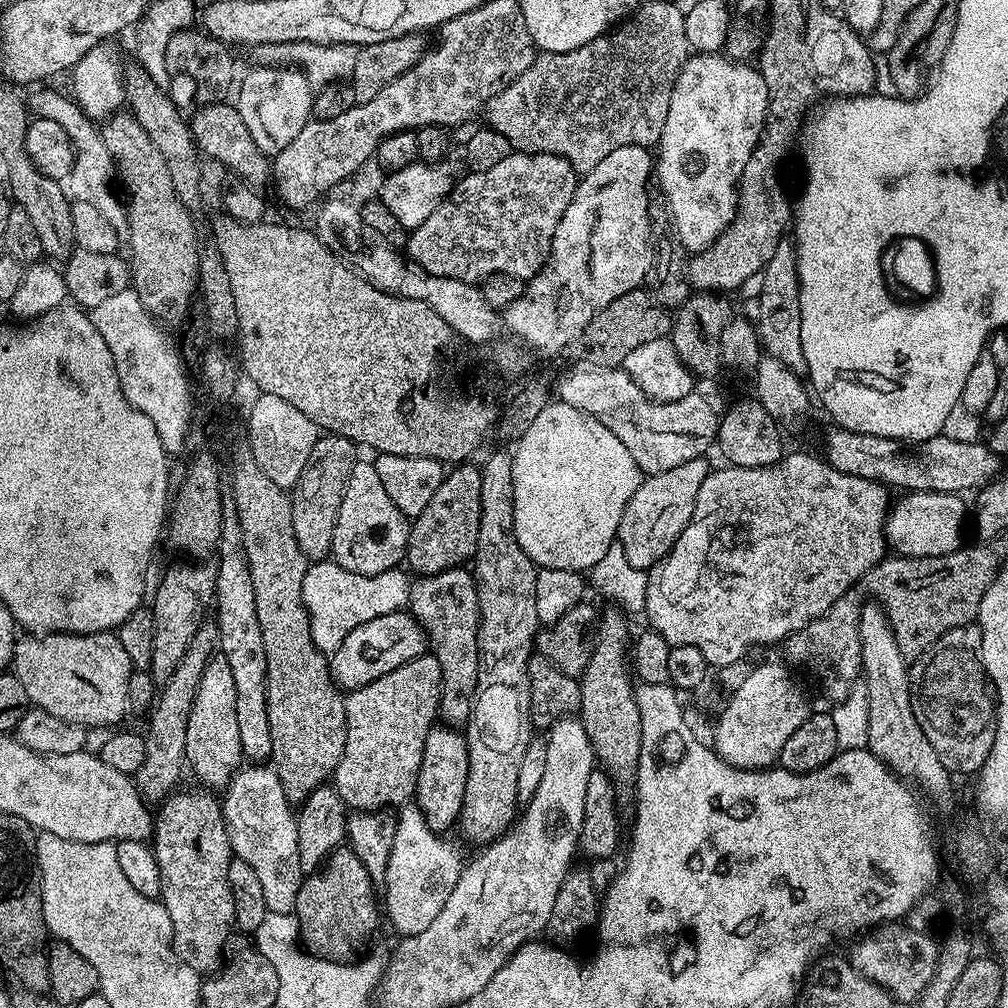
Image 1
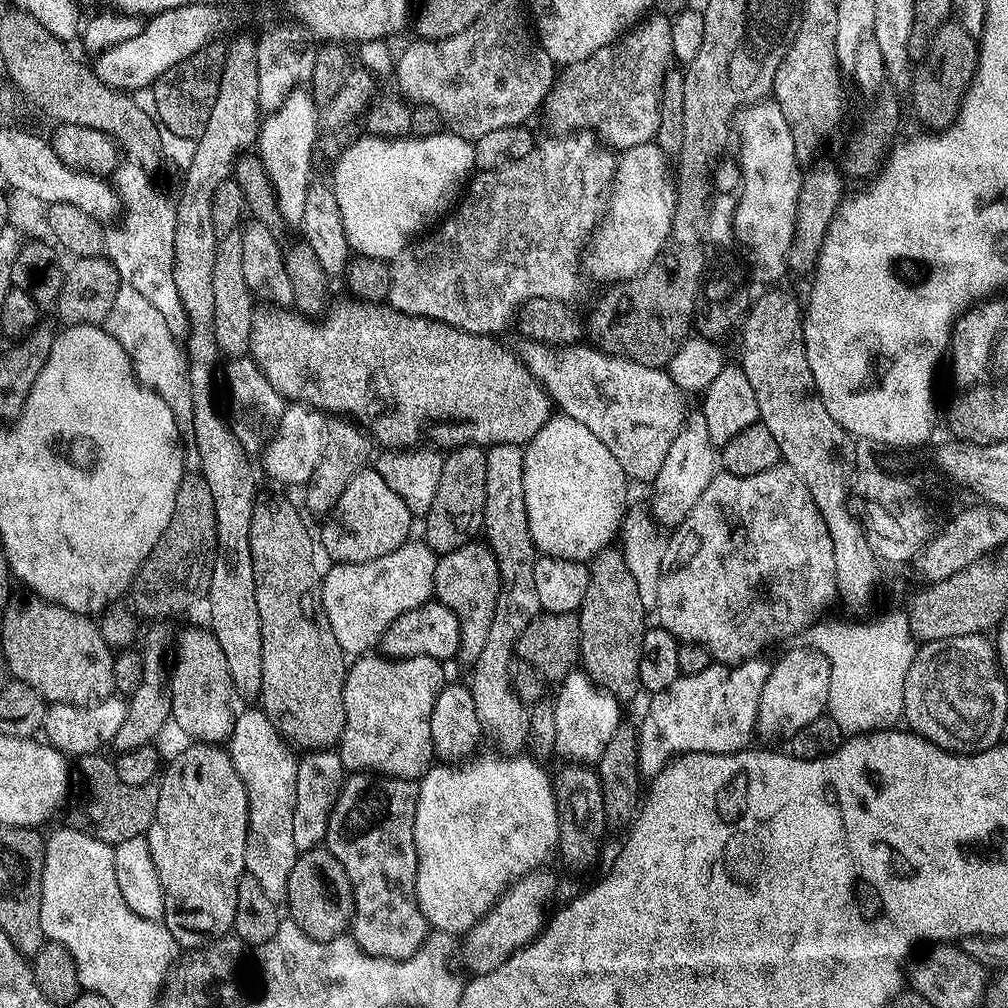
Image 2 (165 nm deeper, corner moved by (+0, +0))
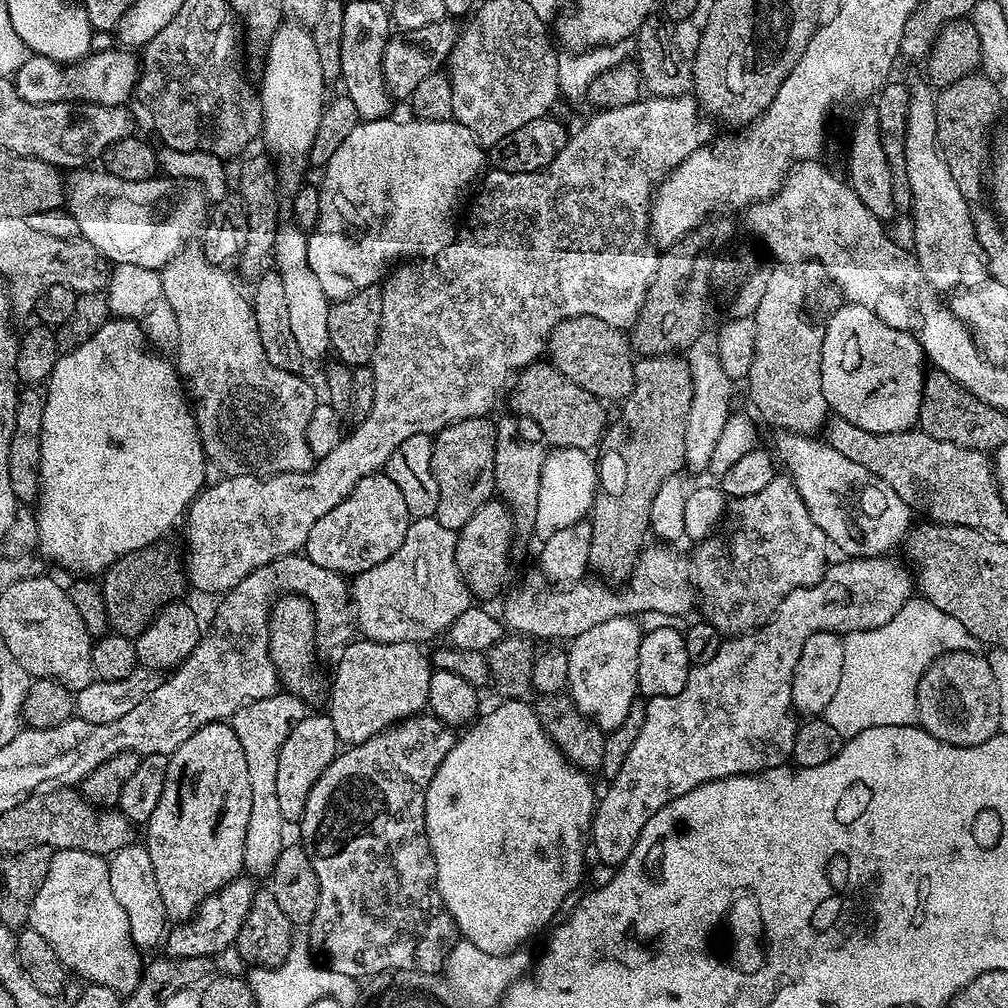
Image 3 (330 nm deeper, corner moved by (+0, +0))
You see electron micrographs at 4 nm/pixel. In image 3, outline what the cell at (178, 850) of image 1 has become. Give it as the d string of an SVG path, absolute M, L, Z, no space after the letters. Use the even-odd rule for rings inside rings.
M231 723L207 724L194 730L194 734L190 734L190 738L186 738L186 742L182 742L182 746L178 746L178 750L174 750L168 757L168 769L166 770L166 782L162 786L162 798L158 798L158 806L154 806L154 814L150 814L146 825L146 831L148 831L146 847L150 854L150 862L154 862L154 878L158 878L158 891L162 894L162 906L166 906L169 921L187 922L191 920L209 896L215 894L220 888L225 888L231 880L237 879L245 871L244 843L246 842L246 826L250 822L251 793L250 770L246 770L246 754L242 754L242 742L238 742L238 734L234 734Z

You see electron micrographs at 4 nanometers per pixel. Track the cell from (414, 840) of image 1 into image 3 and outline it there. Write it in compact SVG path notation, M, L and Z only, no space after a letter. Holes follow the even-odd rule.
M508 700L486 712L467 729L469 732L466 736L461 740L459 737L453 743L446 758L442 758L434 778L430 778L430 786L426 790L426 834L436 863L436 888L440 891L444 908L456 925L456 930L471 940L476 940L480 948L488 948L488 952L500 952L500 948L508 948L509 945L520 948L531 932L540 932L544 927L547 929L557 919L556 911L563 906L564 899L579 886L580 879L584 876L584 848L586 852L586 837L592 830L592 815L596 813L598 792L592 789L592 780L588 777L591 775L575 768L560 753L558 746L540 724L540 718L531 703Z

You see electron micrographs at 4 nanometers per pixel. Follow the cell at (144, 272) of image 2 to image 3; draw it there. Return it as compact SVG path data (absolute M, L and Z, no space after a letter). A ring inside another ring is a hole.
M200 246L188 247L188 286L166 286L166 302L174 310L174 318L178 318L178 342L174 349L174 363L181 381L186 385L186 392L194 401L196 428L200 431L200 440L204 444L204 454L221 468L224 476L277 476L287 472L310 472L314 467L314 457L306 442L306 426L310 422L310 414L314 414L318 397L316 392L303 380L303 375L286 370L278 370L278 366L270 364L266 350L262 350L262 338L258 338L258 322L252 313L252 301L247 295L240 293L240 288L227 276L225 269L219 264L209 264Z

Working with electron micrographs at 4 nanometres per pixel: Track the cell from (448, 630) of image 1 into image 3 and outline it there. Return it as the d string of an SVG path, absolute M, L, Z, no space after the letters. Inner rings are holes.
M499 498L490 499L482 506L478 506L470 522L466 522L466 526L458 529L456 537L458 570L477 601L488 602L484 600L492 600L505 591L503 588L508 580L508 555L512 552L512 540L514 541L512 512Z

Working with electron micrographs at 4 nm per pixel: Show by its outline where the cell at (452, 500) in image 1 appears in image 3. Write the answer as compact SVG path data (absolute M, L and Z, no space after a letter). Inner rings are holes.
M475 416L454 422L437 432L432 441L432 469L434 479L438 481L438 510L436 520L442 526L458 530L470 522L478 510L488 500L493 499L496 483L494 482L494 450L496 449L496 424L488 416Z

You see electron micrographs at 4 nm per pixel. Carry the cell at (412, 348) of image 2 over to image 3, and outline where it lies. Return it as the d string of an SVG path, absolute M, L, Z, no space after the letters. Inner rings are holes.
M551 362L529 364L515 380L516 389L512 392L511 411L529 416L540 427L541 434L545 436L543 439L552 448L592 450L599 445L600 438L606 431L605 405L599 399L560 373Z

